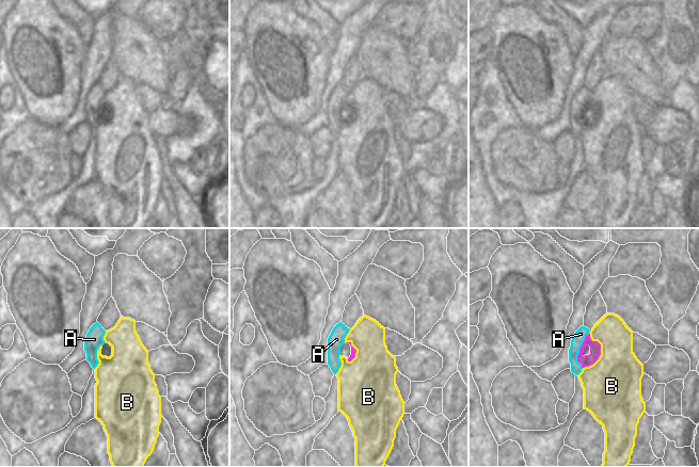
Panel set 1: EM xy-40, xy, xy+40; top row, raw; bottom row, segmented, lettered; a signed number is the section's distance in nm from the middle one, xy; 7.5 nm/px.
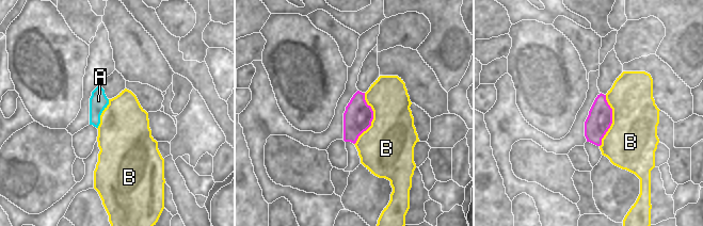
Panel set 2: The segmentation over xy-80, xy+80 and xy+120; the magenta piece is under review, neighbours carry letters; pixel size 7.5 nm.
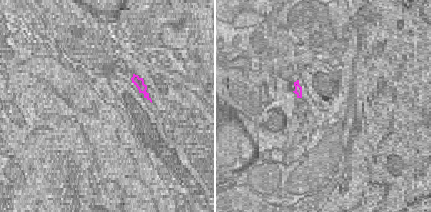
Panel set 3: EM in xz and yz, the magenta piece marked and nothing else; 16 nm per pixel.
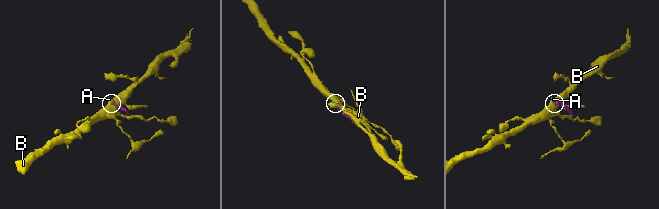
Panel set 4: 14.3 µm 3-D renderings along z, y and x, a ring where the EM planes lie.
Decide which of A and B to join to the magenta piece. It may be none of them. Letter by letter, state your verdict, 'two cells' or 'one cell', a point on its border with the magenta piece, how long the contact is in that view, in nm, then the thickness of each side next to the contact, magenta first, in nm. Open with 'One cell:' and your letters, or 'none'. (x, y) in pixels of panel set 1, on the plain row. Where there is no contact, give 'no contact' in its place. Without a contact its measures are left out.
One cell: A
A: one cell; contact xy+40 (580, 112); length 280 nm; calibres 90 and 90 nm
B: two cells; contact xy+40 (600, 113); length 280 nm; calibres 90 and 420 nm

